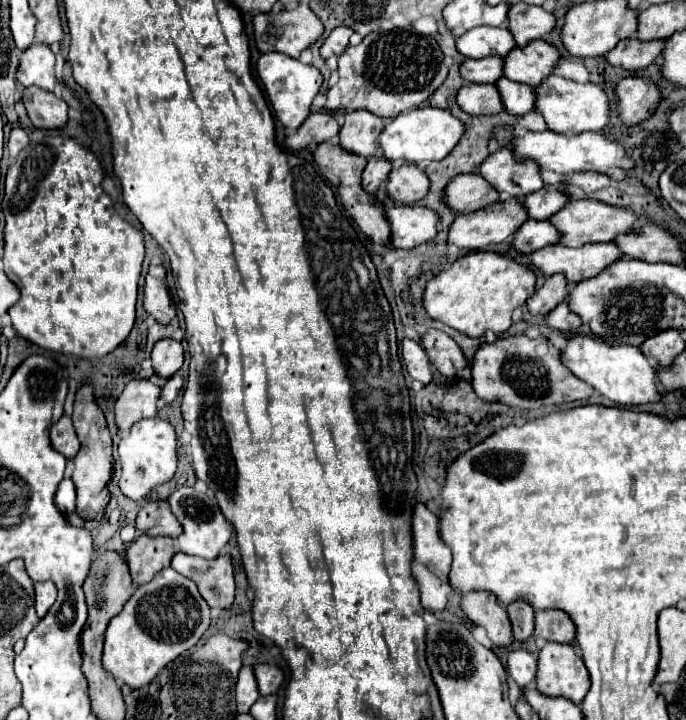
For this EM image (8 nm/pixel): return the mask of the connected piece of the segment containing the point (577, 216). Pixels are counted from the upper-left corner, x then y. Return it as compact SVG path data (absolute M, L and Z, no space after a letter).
M568 202L562 210L552 214L548 220L556 226L560 234L562 246L578 248L586 242L612 242L620 232L626 232L634 226L638 220L636 214L630 214L632 210L616 210L612 206L604 206L600 202Z

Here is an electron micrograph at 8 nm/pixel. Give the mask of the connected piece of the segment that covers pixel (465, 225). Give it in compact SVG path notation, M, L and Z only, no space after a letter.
M510 198L506 200L504 204L496 202L492 206L486 206L482 210L476 210L472 214L458 214L456 220L452 222L450 226L450 232L448 232L448 240L446 244L448 246L456 246L460 250L482 250L482 248L488 248L492 244L500 244L504 242L508 236L514 234L516 228L520 228L522 222L526 222L528 216L526 216L526 210L524 206L520 204L518 198Z

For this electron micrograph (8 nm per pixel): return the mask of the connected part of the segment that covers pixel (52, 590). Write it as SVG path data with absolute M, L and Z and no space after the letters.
M36 582L34 584L34 600L38 618L44 618L44 614L50 610L50 606L56 600L56 586L52 582Z

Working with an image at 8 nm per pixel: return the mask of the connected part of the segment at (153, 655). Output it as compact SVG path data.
M172 568L162 570L152 582L138 586L122 612L114 616L106 630L102 664L120 684L142 688L184 650L196 646L210 626L210 608L200 596L196 584Z

